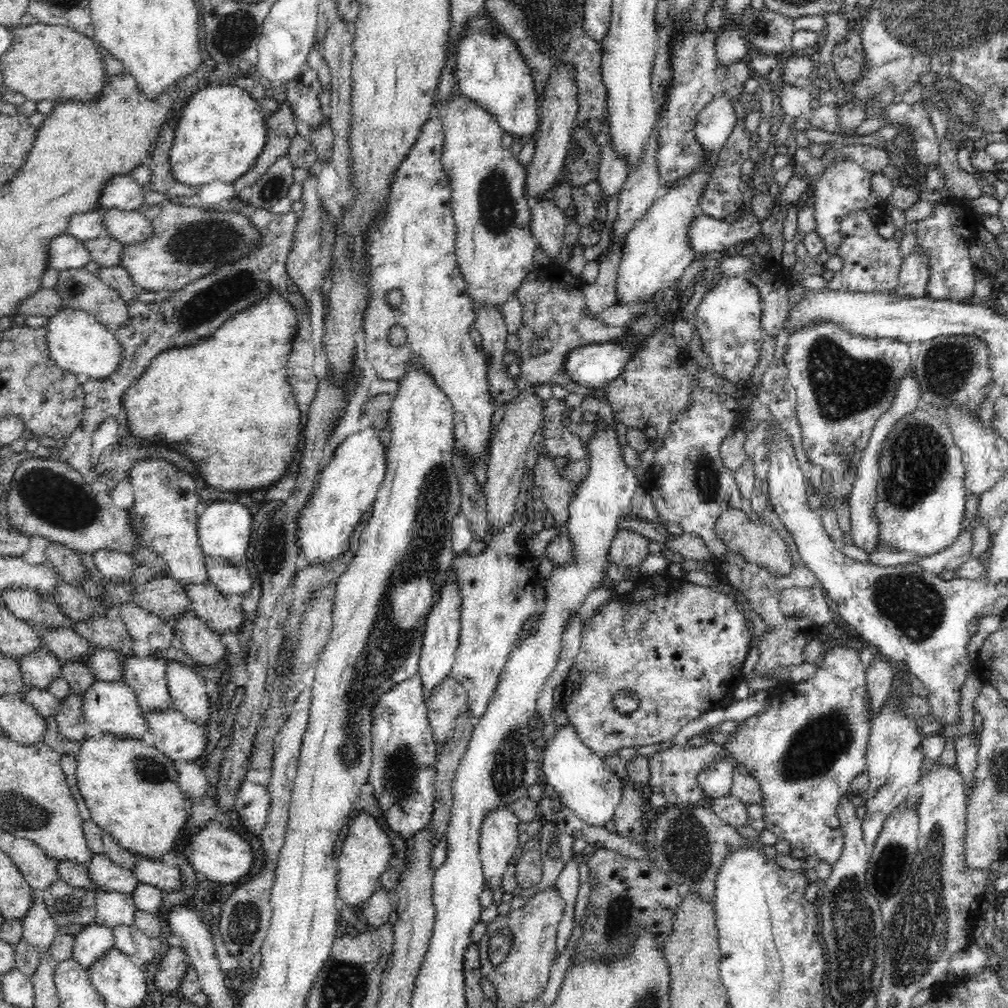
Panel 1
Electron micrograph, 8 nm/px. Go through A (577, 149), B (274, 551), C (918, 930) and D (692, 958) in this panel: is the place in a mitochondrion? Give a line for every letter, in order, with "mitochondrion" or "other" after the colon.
A: other
B: mitochondrion
C: mitochondrion
D: other

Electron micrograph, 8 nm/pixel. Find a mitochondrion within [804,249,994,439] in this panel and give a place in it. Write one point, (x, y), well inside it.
(948, 367)

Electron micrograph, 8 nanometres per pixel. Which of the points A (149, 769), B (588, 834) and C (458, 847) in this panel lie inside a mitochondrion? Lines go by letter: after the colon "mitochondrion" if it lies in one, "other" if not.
A: mitochondrion
B: other
C: other

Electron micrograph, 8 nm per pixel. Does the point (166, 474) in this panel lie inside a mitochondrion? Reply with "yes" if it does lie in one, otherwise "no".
yes

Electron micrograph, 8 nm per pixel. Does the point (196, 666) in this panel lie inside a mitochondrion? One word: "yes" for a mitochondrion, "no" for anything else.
no

